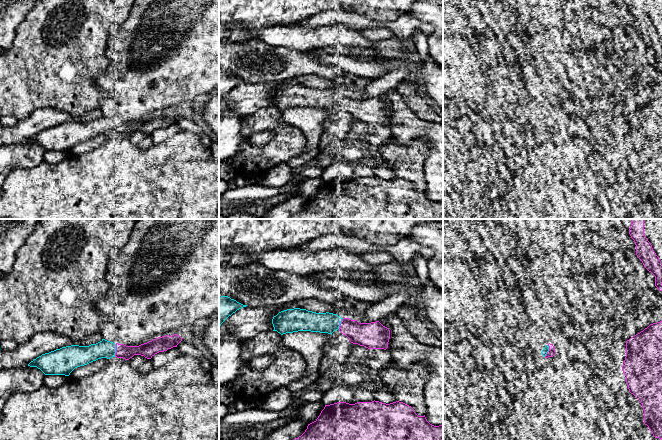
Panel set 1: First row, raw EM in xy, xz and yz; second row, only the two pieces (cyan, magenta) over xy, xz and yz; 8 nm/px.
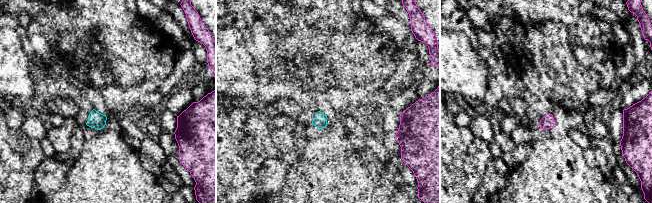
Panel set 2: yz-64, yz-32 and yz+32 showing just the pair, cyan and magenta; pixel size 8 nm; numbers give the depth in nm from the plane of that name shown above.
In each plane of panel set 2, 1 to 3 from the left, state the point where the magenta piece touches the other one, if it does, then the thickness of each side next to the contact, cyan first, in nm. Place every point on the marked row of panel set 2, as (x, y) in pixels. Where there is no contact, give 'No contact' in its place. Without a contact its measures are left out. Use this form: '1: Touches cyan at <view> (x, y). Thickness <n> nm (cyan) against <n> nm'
1: No contact
2: No contact
3: No contact

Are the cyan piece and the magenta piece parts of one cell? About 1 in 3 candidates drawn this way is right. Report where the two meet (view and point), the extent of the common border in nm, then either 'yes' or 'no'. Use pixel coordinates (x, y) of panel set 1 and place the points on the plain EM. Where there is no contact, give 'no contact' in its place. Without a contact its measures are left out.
contact xy (115, 126); length 110 nm; yes

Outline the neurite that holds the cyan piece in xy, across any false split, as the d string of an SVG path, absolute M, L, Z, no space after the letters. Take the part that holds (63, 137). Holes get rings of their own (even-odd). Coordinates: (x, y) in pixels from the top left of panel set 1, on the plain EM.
M177 110L158 113L139 122L115 120L102 115L100 118L89 122L71 121L42 130L31 137L28 142L37 143L45 151L69 152L75 144L101 134L117 133L129 136L134 131L141 131L151 135L159 128L177 123L181 117L182 114Z

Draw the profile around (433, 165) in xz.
M396 89L379 97L390 106L386 125L393 137L406 143L419 136L430 138L430 151L423 164L427 197L439 202L443 200L443 123L426 122L418 118Z

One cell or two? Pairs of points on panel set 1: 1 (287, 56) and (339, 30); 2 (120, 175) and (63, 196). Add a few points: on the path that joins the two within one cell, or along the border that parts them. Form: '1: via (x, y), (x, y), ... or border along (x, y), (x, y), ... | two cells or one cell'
1: border along (275, 45), (290, 47), (302, 53) | two cells
2: via (106, 189), (99, 196), (77, 196) | one cell

